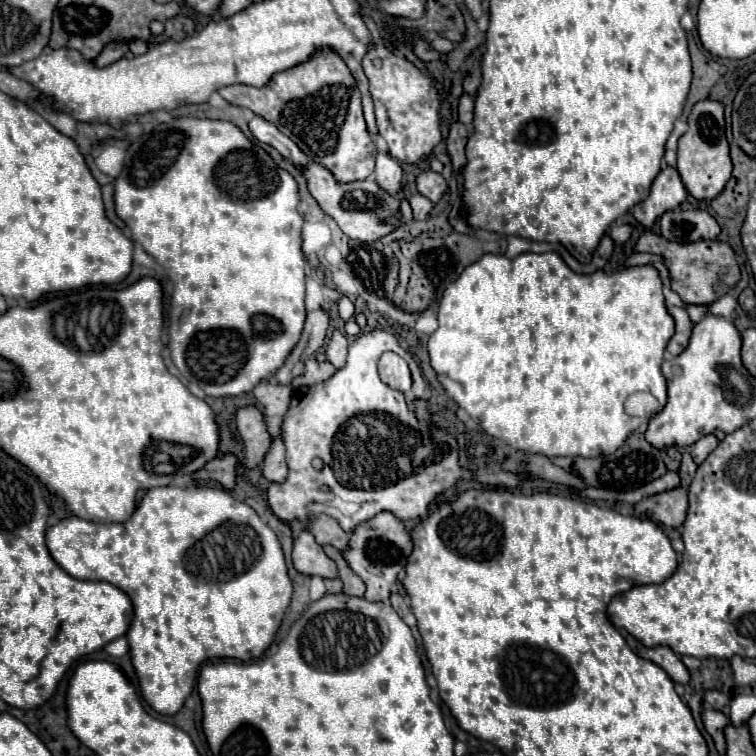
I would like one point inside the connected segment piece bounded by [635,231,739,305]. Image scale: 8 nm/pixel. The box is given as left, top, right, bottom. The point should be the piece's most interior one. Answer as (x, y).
(701, 272)

